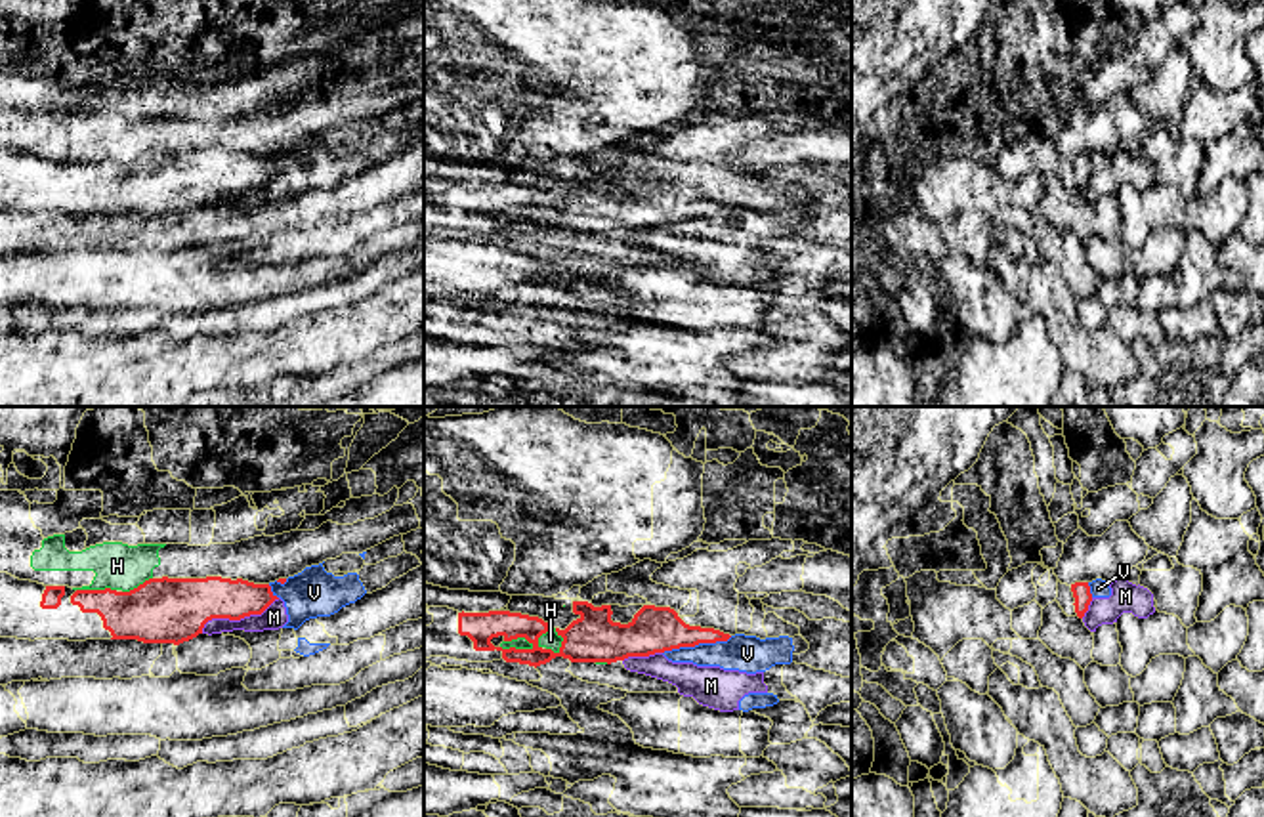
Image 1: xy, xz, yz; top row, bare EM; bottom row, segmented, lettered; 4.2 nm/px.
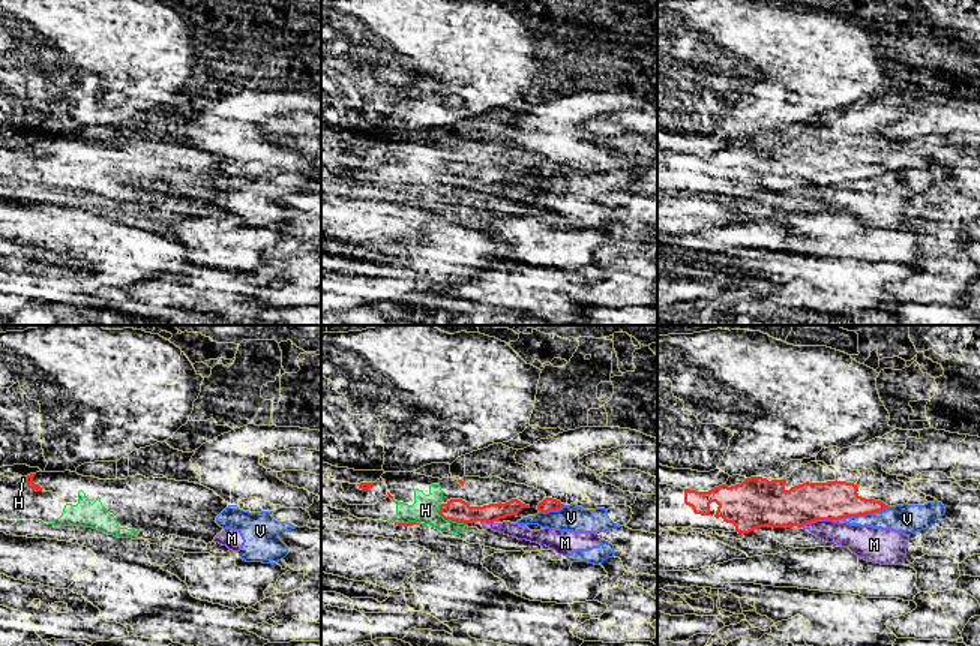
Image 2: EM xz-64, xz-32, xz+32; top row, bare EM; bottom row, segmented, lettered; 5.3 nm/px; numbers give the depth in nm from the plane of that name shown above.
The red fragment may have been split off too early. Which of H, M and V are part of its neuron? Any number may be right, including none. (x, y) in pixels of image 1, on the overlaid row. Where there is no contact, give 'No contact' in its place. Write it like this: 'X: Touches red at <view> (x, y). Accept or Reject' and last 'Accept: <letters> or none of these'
H: Touches red at xz (547, 630). Reject
M: Touches red at xy (237, 619). Reject
V: Touches red at xz (697, 644). Reject
Accept: none of these

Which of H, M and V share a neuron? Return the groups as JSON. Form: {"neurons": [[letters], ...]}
{"neurons": [["H"], ["M", "V"]]}

